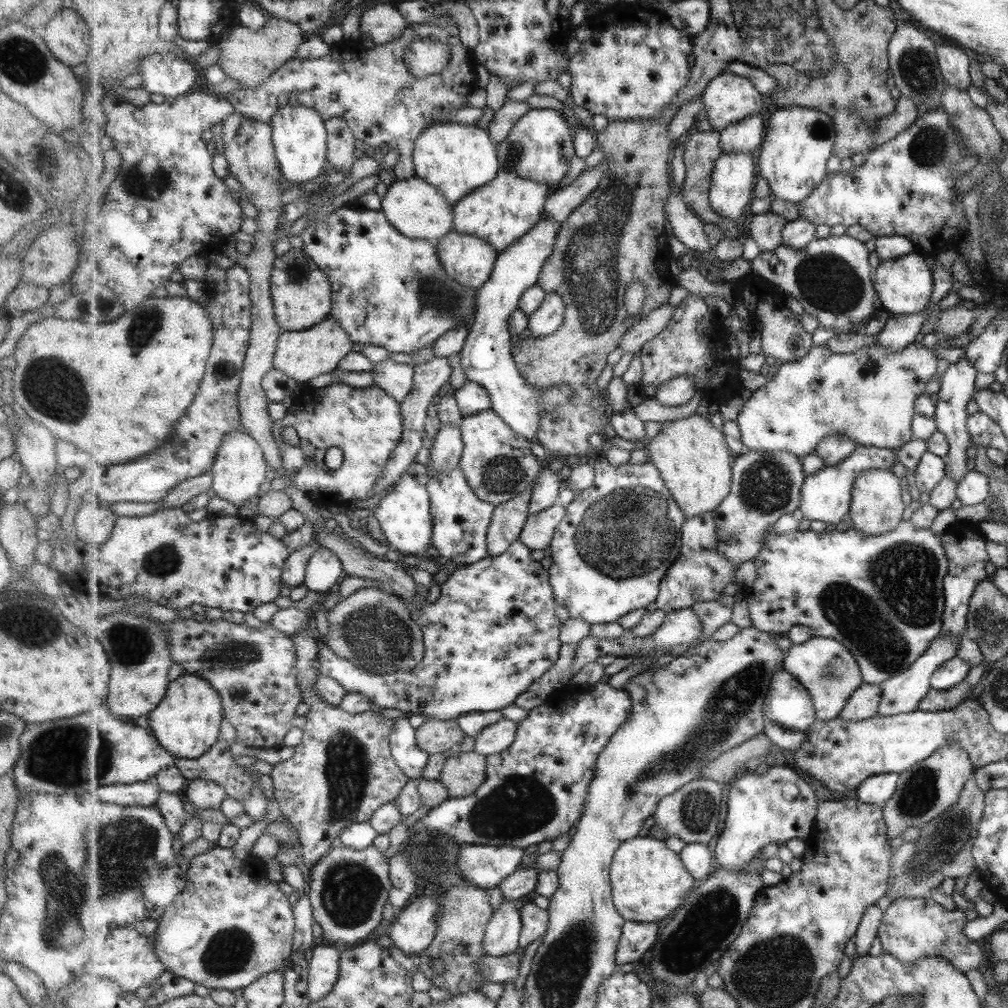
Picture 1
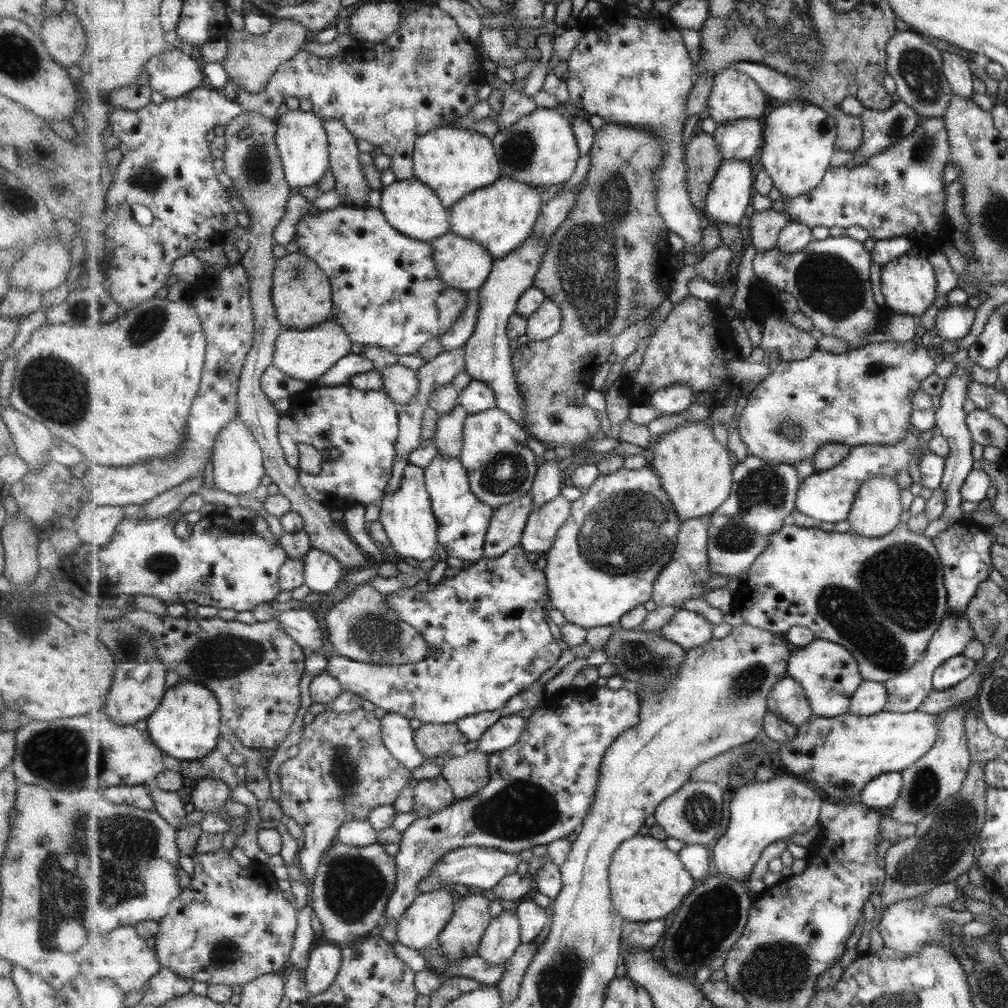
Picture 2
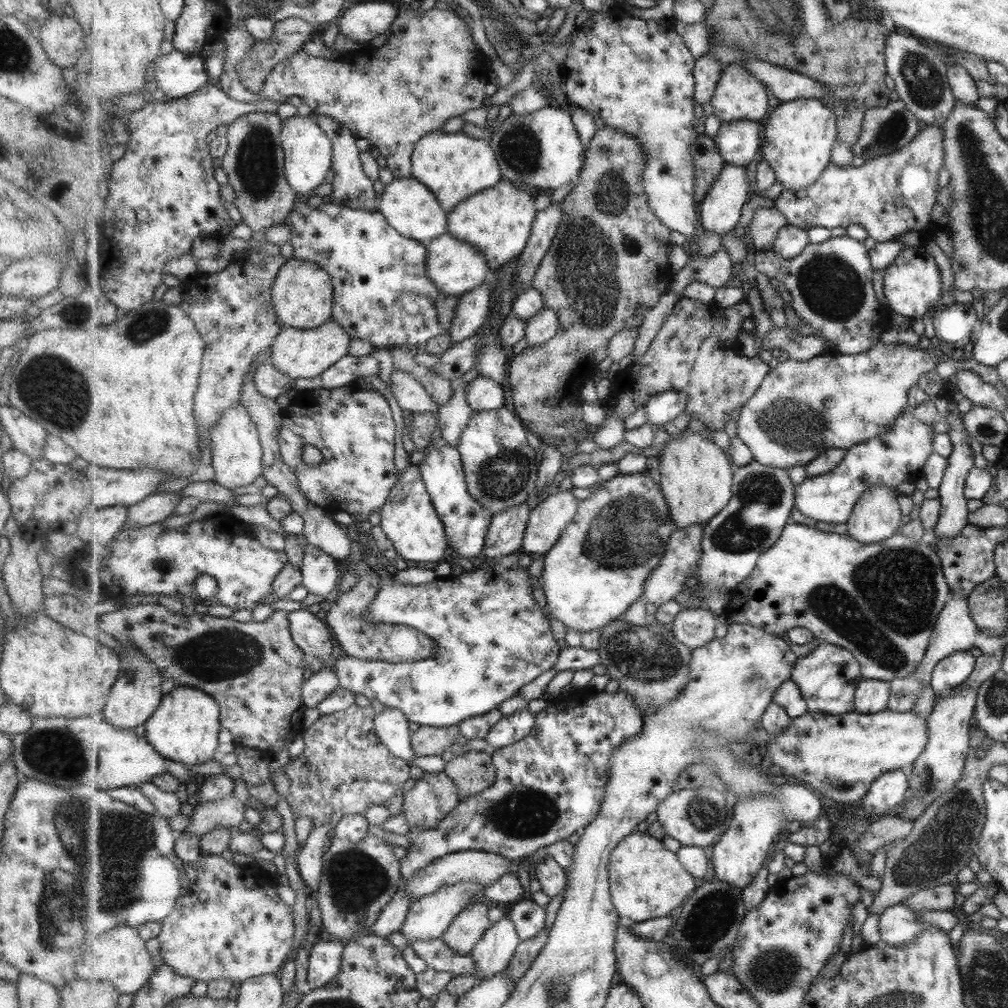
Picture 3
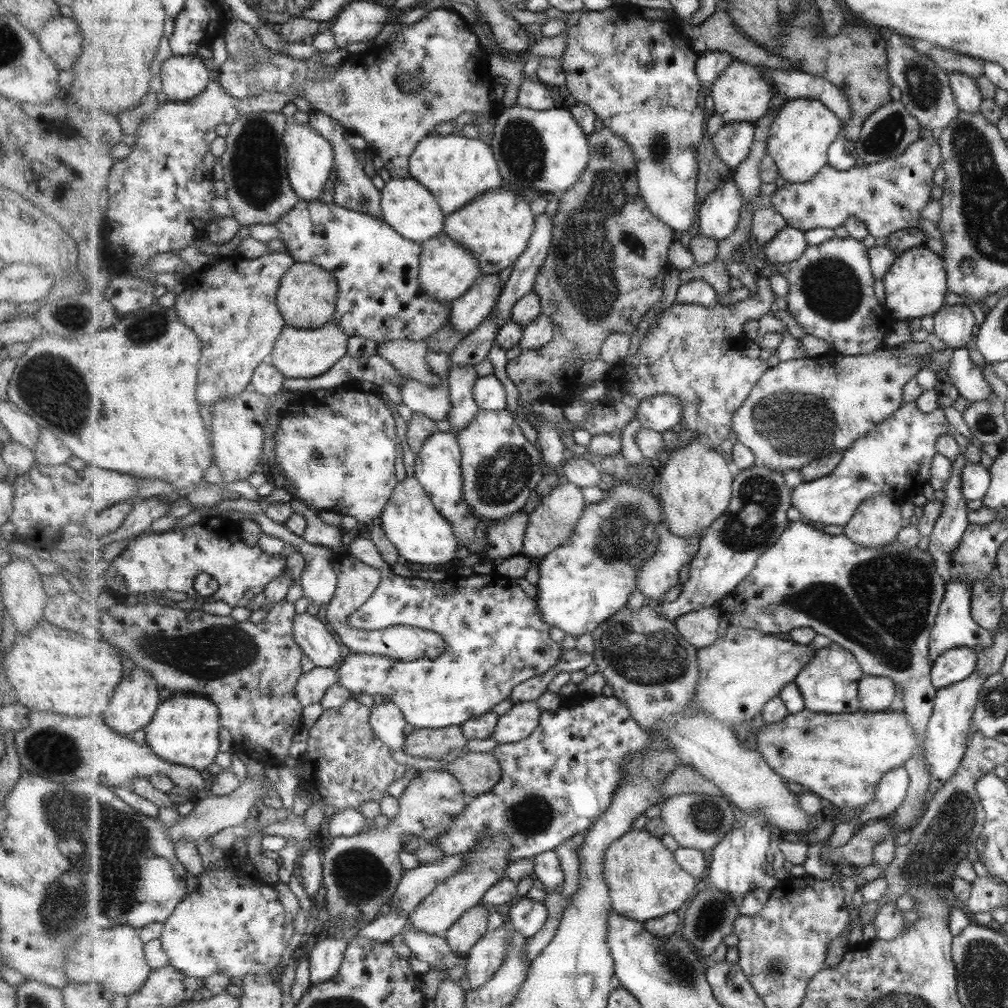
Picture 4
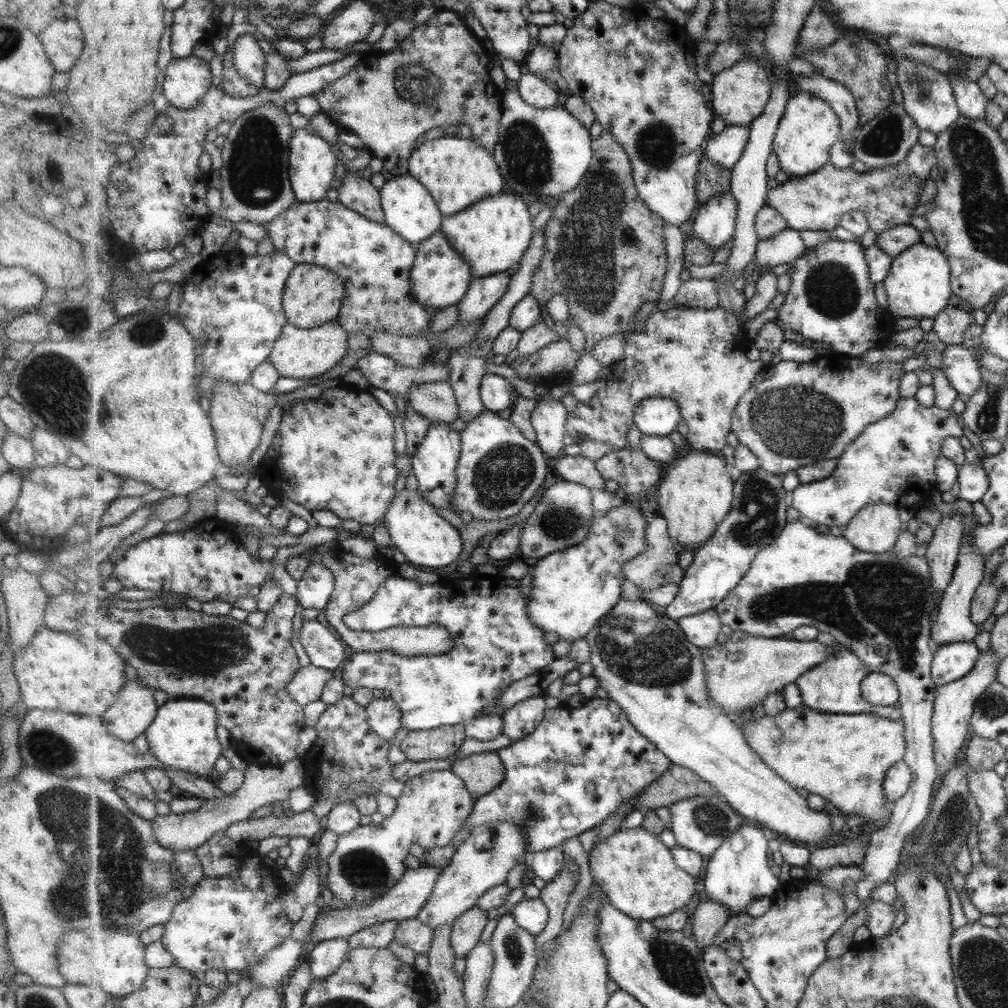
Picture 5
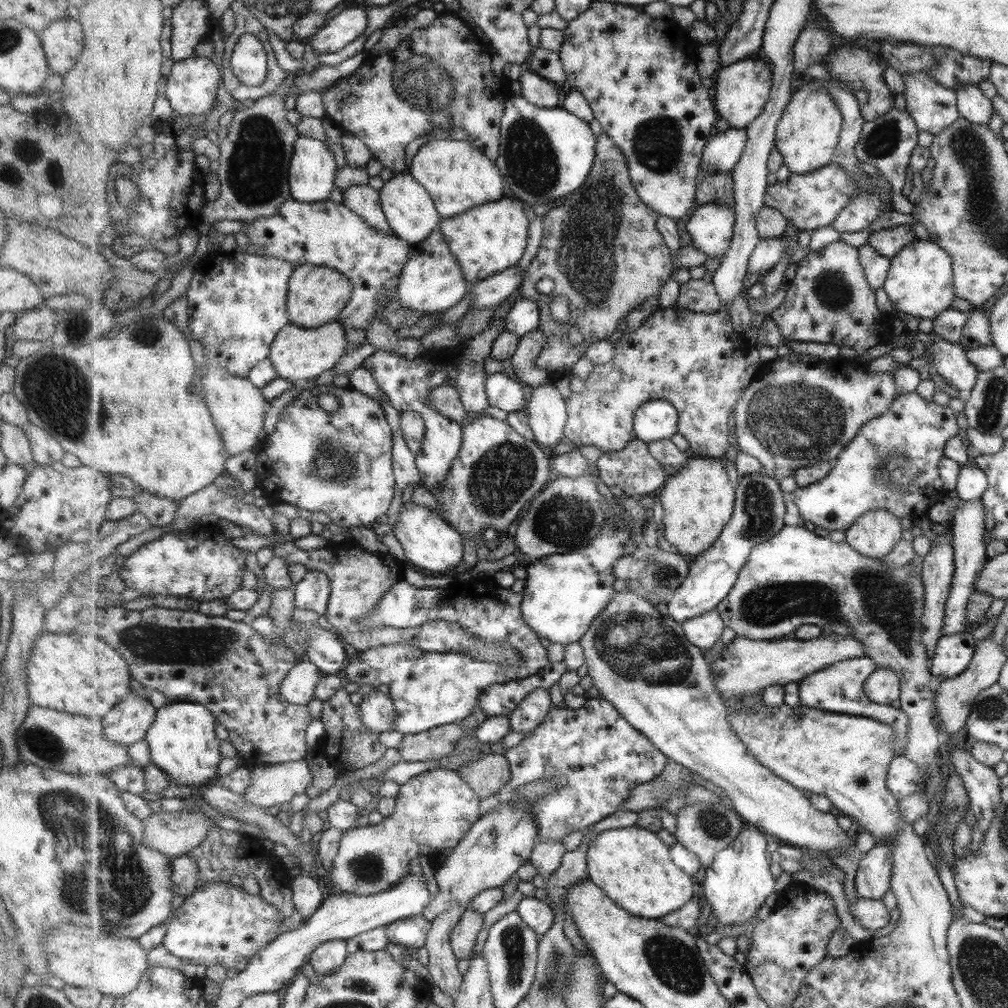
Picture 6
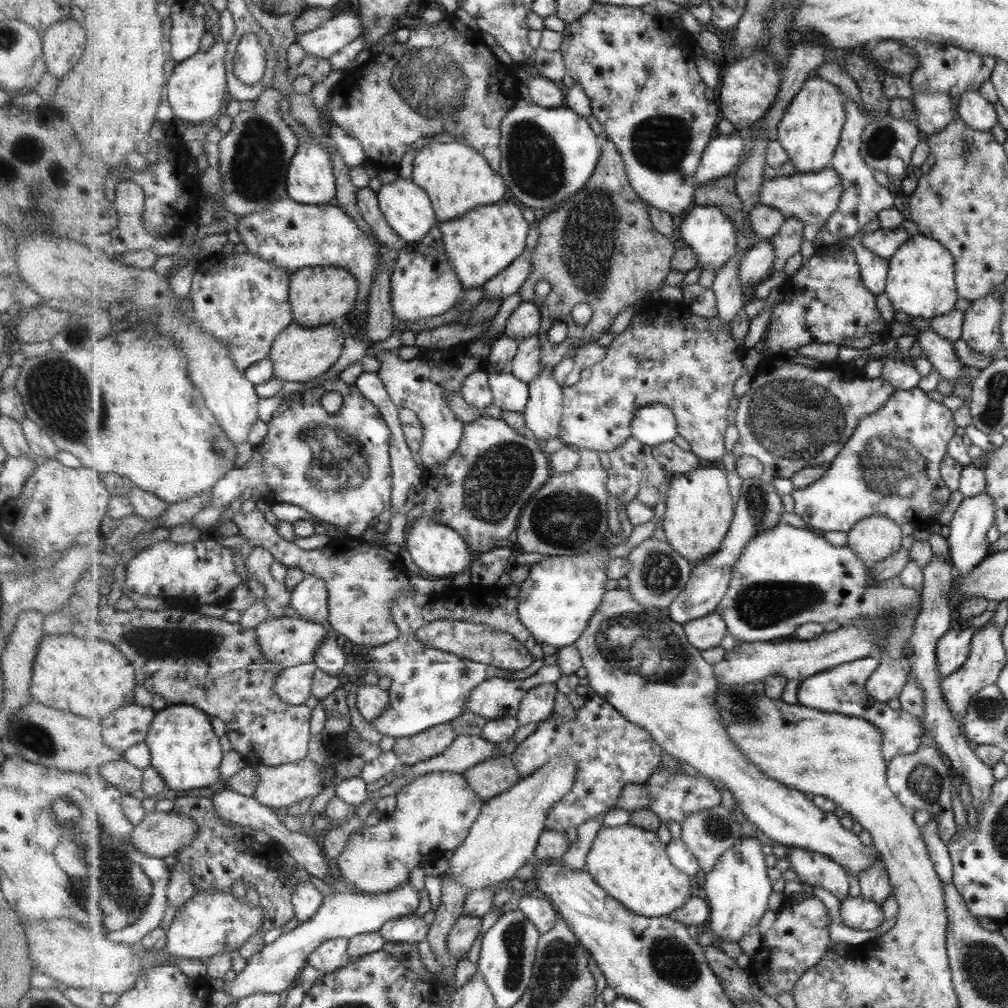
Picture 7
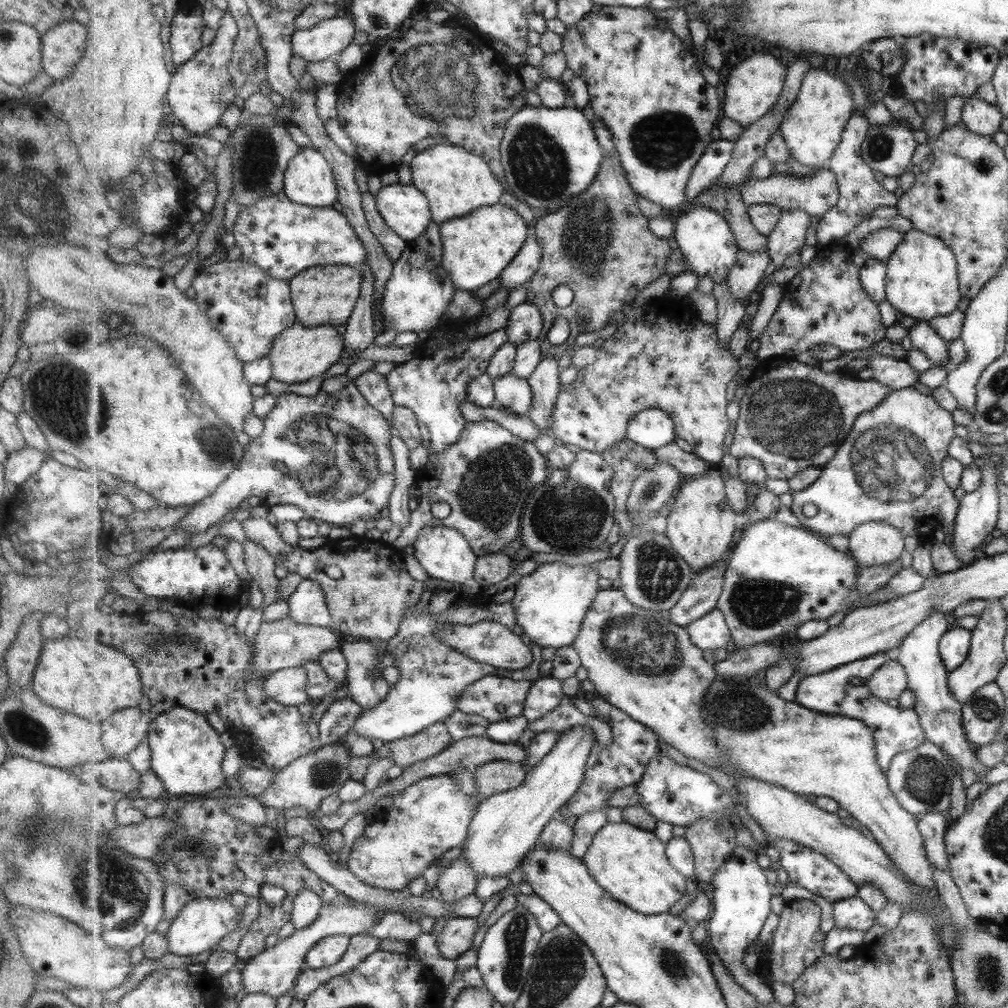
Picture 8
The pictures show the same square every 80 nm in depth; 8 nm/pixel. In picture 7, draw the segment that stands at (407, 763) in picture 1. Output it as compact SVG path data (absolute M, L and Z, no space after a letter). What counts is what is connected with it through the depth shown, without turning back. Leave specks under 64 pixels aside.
M359 685L357 688L356 708L369 724L377 721L381 714L389 710L389 690L381 690L378 685Z

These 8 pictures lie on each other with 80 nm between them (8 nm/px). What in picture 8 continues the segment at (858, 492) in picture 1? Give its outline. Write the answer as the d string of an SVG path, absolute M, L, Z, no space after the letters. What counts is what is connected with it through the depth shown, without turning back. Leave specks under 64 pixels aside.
M869 521L857 526L849 538L849 552L858 560L862 569L891 564L903 552L903 538L897 527L885 521Z

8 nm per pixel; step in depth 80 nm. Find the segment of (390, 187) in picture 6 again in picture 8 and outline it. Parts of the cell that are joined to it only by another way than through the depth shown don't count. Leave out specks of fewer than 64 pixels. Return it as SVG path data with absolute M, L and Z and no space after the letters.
M392 184L376 194L378 209L385 222L407 242L423 237L433 223L428 196L413 184Z

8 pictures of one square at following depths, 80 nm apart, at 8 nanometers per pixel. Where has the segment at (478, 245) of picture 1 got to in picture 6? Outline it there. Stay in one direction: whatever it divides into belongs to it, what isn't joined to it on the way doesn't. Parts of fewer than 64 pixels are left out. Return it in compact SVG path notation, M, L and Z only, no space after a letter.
M438 229L423 243L409 246L411 259L401 273L401 283L397 296L402 305L410 311L437 313L449 310L463 301L470 293L471 285L465 280L464 268L453 256L444 234Z

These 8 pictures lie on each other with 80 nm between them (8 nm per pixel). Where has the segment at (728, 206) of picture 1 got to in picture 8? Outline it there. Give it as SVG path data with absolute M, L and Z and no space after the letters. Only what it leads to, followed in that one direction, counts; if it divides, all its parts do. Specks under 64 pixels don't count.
M695 205L676 220L674 239L685 257L688 271L691 274L697 278L709 277L715 285L728 280L730 270L736 266L740 247L737 244L732 226L721 214L709 209L709 207Z

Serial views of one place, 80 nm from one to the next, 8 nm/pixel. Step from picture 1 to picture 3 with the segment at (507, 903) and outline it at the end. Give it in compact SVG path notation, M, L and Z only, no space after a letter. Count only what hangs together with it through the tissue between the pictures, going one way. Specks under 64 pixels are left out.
M509 914L493 924L472 950L480 977L476 978L476 982L480 983L508 970L521 941L517 925Z

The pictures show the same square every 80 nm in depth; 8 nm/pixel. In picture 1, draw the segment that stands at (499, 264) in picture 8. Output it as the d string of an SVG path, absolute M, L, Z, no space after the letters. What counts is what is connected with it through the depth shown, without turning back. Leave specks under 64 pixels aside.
M501 170L488 185L476 188L454 206L454 230L483 238L500 255L540 223L552 191L553 187L548 184L523 178L512 171Z

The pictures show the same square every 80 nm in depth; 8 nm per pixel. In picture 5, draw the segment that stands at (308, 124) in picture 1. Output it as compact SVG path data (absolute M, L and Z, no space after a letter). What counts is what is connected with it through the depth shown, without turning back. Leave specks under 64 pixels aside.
M307 128L295 129L290 144L290 180L296 194L296 200L301 202L319 202L325 200L331 182L335 180L335 168L340 158L321 135L308 131Z

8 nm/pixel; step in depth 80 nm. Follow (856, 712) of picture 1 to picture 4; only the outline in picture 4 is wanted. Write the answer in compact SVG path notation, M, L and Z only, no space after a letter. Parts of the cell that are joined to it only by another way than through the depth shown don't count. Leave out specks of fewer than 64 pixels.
M865 675L860 682L861 711L869 713L890 711L895 698L895 687L892 678Z

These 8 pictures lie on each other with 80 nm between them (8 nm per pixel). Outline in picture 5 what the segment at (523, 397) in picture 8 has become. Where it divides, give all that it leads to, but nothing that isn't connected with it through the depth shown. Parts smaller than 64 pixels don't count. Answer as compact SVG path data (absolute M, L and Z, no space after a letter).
M492 373L486 374L482 378L480 391L483 404L487 410L499 413L501 410L507 410L507 408L511 408L511 404L514 406L516 397L513 401L513 387L511 387L509 380L503 378L503 376Z

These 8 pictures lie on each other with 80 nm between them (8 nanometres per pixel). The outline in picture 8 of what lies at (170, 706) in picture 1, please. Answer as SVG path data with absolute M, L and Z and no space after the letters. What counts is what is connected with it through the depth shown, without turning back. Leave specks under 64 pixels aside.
M177 706L156 716L148 735L152 748L152 771L163 781L166 794L201 797L208 792L224 790L223 764L227 749L204 713Z

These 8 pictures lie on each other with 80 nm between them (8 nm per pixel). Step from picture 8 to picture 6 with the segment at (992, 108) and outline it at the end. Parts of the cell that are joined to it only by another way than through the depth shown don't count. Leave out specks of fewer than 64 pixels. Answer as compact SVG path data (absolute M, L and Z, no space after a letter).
M964 84L954 90L956 109L960 117L970 123L986 125L992 116L991 101L982 95L977 85Z

